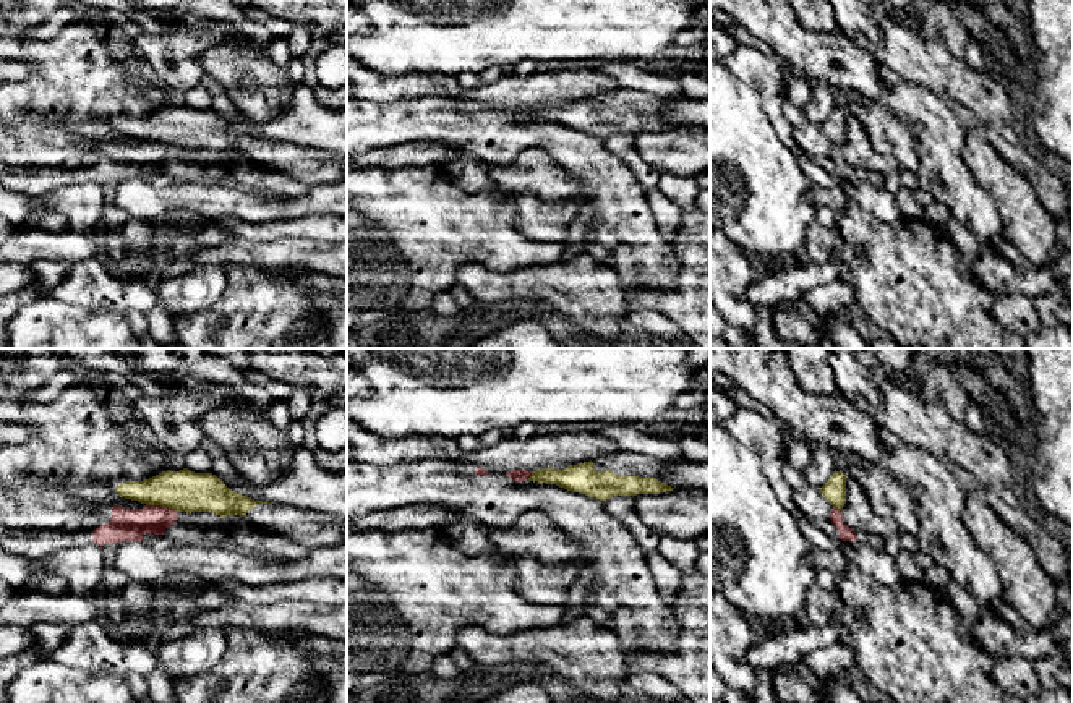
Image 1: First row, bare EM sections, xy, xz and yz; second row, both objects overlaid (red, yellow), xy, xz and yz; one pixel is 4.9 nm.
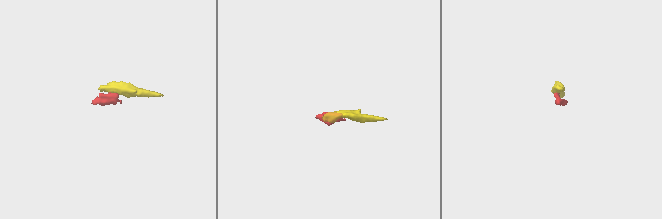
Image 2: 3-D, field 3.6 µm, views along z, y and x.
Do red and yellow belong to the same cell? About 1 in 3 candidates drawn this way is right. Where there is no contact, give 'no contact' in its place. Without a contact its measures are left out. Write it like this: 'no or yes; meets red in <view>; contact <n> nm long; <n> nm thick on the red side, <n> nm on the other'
no; meets red in xy; contact 160 nm long; 160 nm thick on the red side, 200 nm on the other

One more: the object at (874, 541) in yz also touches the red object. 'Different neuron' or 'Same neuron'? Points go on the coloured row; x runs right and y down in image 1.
Same neuron

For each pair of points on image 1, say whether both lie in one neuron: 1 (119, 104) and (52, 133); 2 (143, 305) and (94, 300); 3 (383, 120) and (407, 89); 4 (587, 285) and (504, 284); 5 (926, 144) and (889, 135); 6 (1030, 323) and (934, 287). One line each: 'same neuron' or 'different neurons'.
1: different neurons
2: same neuron
3: different neurons
4: same neuron
5: different neurons
6: different neurons

